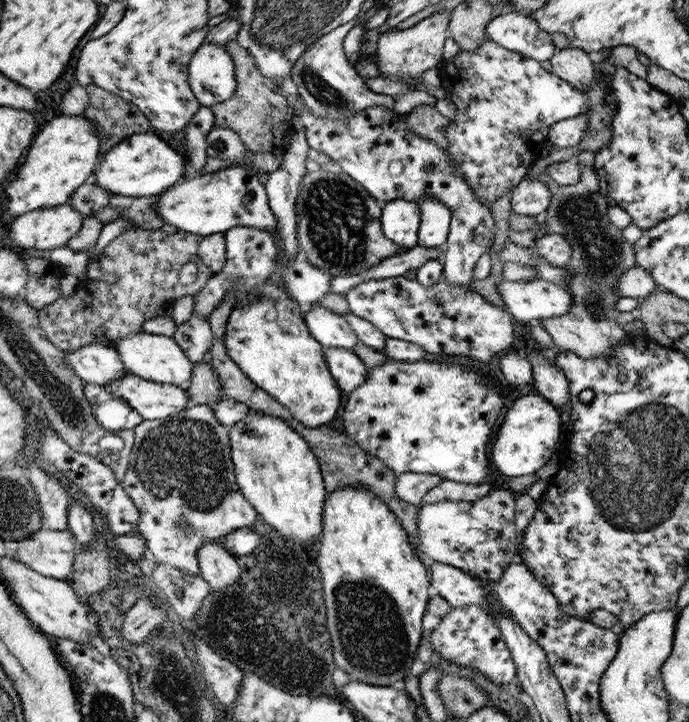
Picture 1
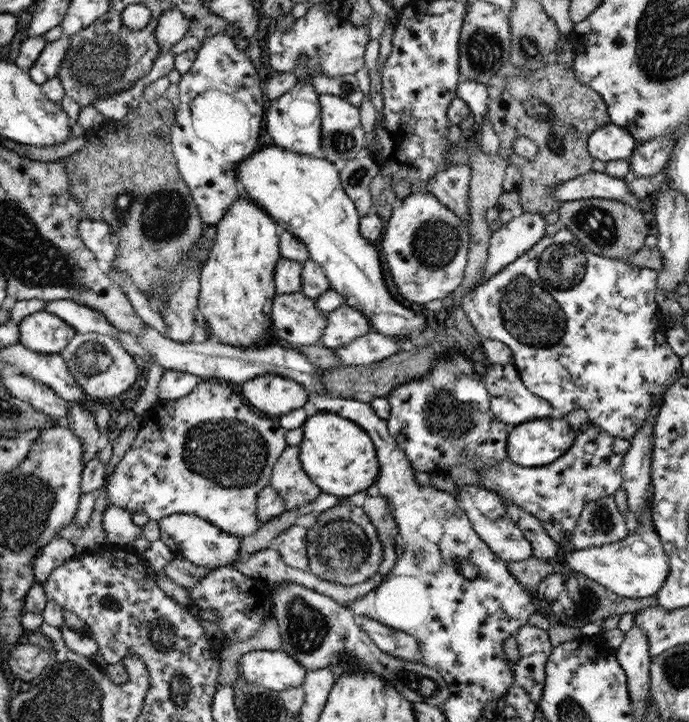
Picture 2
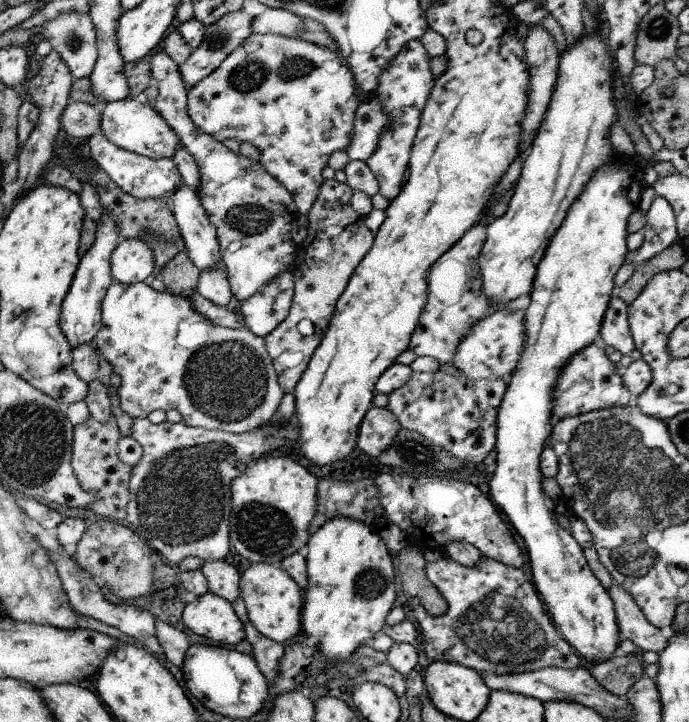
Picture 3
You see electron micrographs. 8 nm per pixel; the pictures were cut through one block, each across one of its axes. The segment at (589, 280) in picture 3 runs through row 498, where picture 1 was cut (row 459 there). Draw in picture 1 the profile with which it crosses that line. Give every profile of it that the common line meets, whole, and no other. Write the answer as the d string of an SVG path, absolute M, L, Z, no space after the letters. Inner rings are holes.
M522 392L502 418L490 457L494 470L509 478L519 477L535 474L549 463L561 436L560 413L560 410L539 394Z

